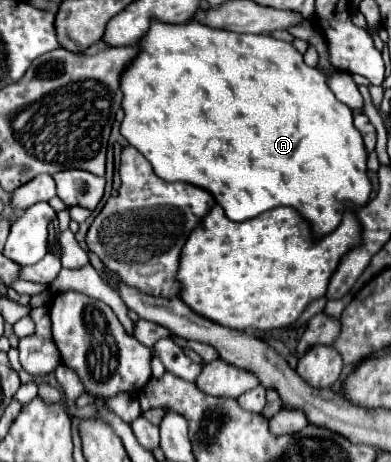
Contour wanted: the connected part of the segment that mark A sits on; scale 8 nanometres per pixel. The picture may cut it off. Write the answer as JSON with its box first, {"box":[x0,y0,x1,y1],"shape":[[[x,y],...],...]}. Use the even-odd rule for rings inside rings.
{"box":[120,21,372,239],"shape":[[[152,21],[150,31],[146,37],[138,43],[140,53],[130,63],[130,69],[126,75],[122,75],[122,107],[124,107],[124,121],[120,125],[120,133],[128,139],[132,147],[136,147],[152,165],[154,173],[164,181],[184,181],[196,187],[206,189],[214,195],[214,201],[224,209],[226,217],[230,221],[246,221],[254,219],[260,213],[272,209],[272,207],[292,207],[308,221],[312,229],[312,237],[320,239],[326,233],[334,231],[342,219],[342,213],[346,211],[346,203],[352,205],[354,211],[364,207],[372,193],[372,183],[368,177],[366,167],[366,147],[362,141],[360,131],[352,123],[352,109],[344,103],[340,103],[330,87],[326,85],[326,77],[314,69],[308,67],[302,59],[302,55],[286,41],[278,41],[270,35],[242,35],[242,33],[222,33],[222,29],[206,29],[206,25],[198,25],[198,21],[190,21],[184,25],[166,25],[160,21]]]}

